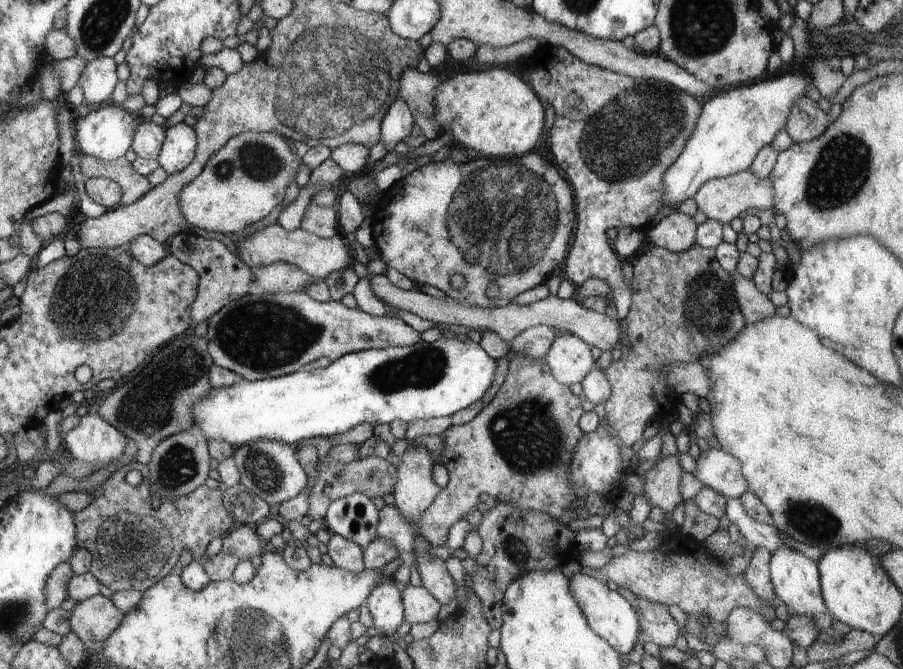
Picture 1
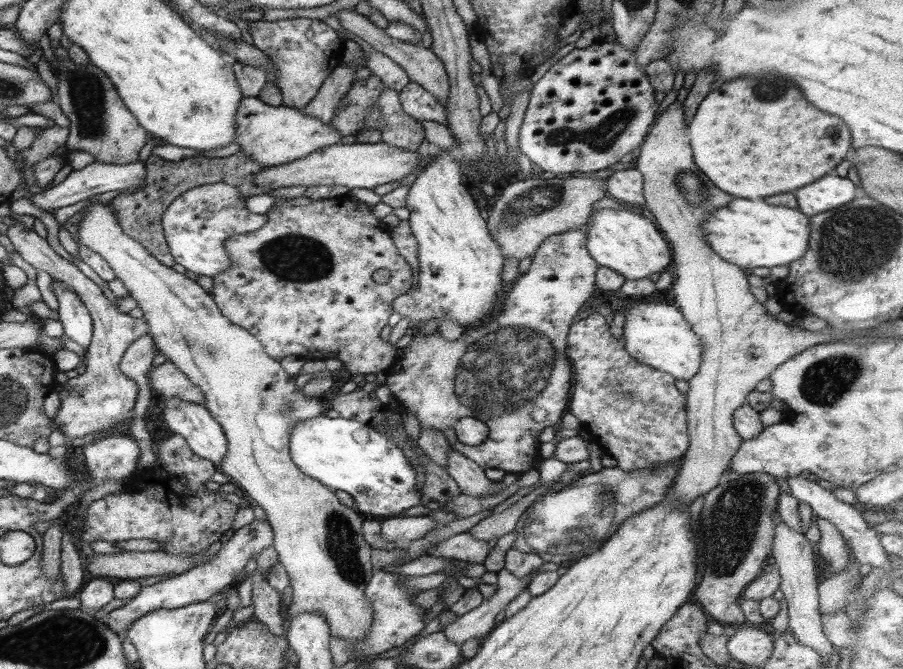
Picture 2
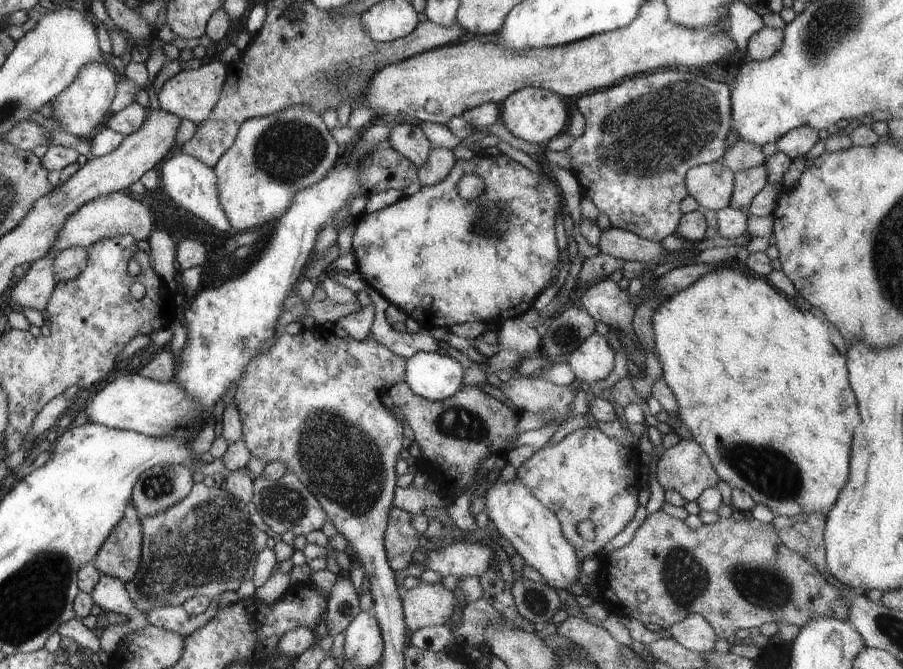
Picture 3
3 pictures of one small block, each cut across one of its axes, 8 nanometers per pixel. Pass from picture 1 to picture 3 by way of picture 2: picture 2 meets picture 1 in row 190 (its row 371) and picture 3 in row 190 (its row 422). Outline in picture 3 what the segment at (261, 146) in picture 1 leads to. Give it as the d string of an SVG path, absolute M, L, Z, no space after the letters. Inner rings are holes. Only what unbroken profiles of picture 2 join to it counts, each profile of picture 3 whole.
M291 104L275 114L245 120L239 126L235 142L213 166L221 204L235 232L245 234L245 230L253 230L255 226L279 220L287 212L287 208L291 208L291 200L295 200L295 194L299 190L311 188L315 182L323 180L323 176L327 176L331 168L335 168L341 152L319 116L321 114L315 114L315 110L311 110L311 106L307 104Z

